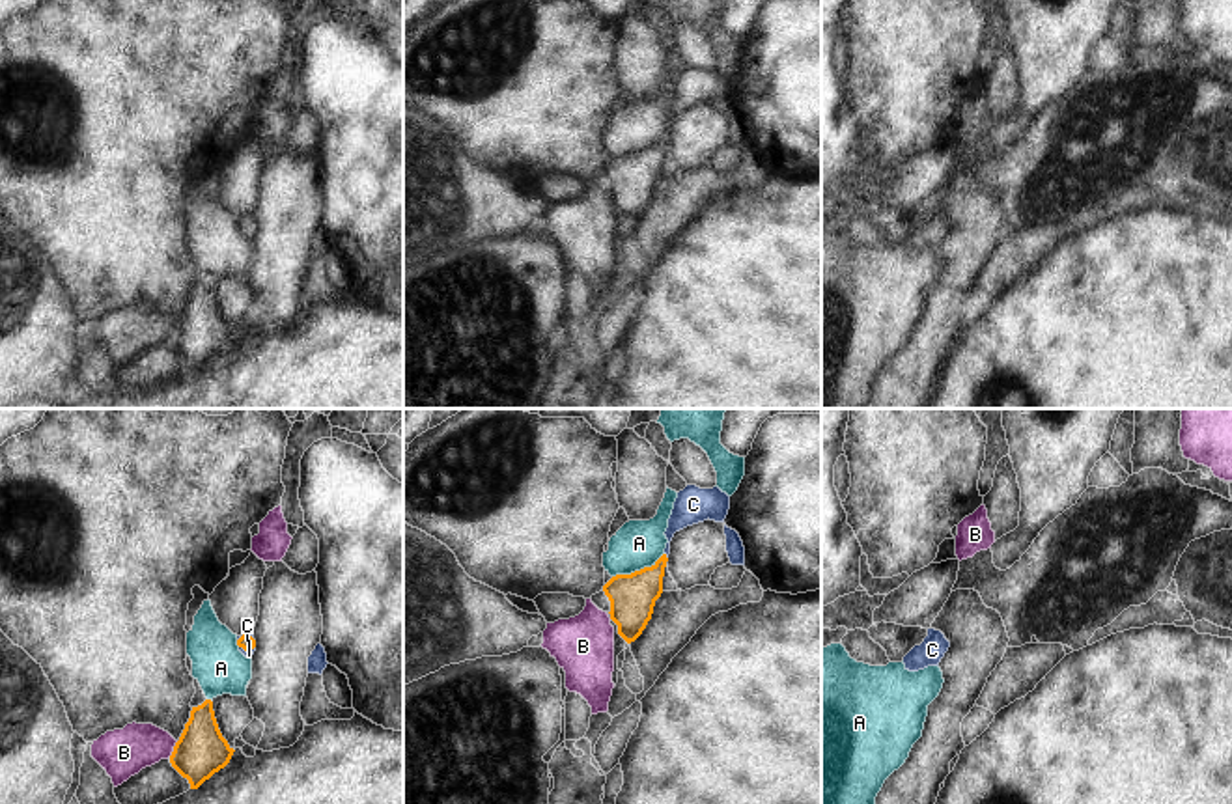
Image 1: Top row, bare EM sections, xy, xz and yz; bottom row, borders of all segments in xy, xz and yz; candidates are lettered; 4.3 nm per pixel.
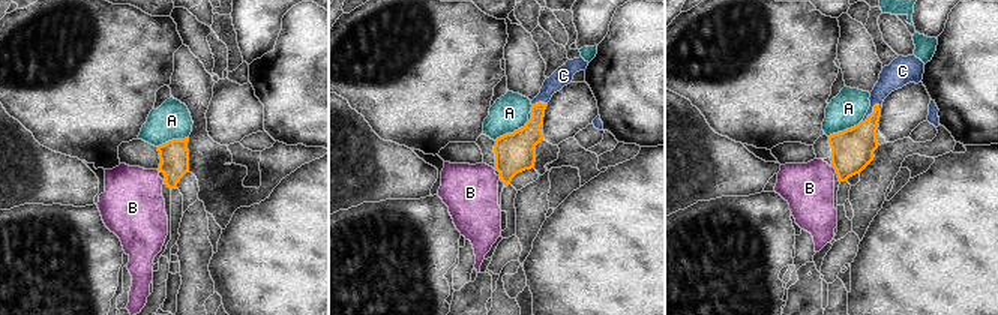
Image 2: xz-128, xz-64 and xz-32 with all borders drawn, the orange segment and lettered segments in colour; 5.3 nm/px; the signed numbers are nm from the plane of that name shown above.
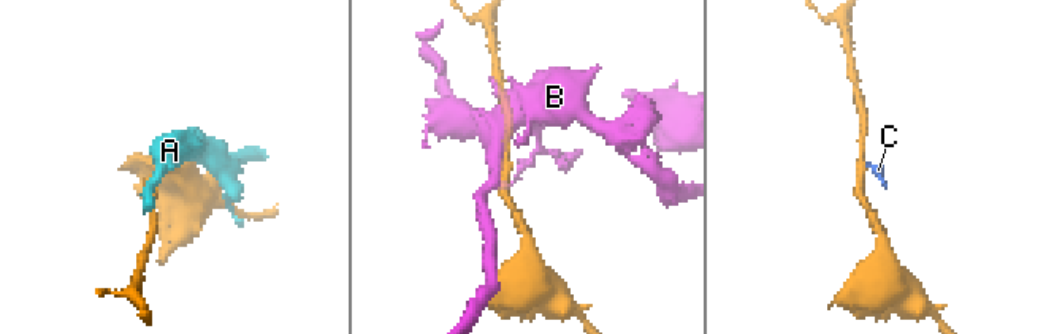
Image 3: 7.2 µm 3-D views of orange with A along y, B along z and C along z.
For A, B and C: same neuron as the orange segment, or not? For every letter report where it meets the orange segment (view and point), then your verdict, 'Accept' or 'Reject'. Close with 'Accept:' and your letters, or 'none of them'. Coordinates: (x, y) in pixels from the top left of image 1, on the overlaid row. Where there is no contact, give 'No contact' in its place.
A: Touches orange at xz (637, 571). Reject
B: Touches orange at xy (174, 748). Reject
C: Touches orange at xz (665, 556). Accept
Accept: C

